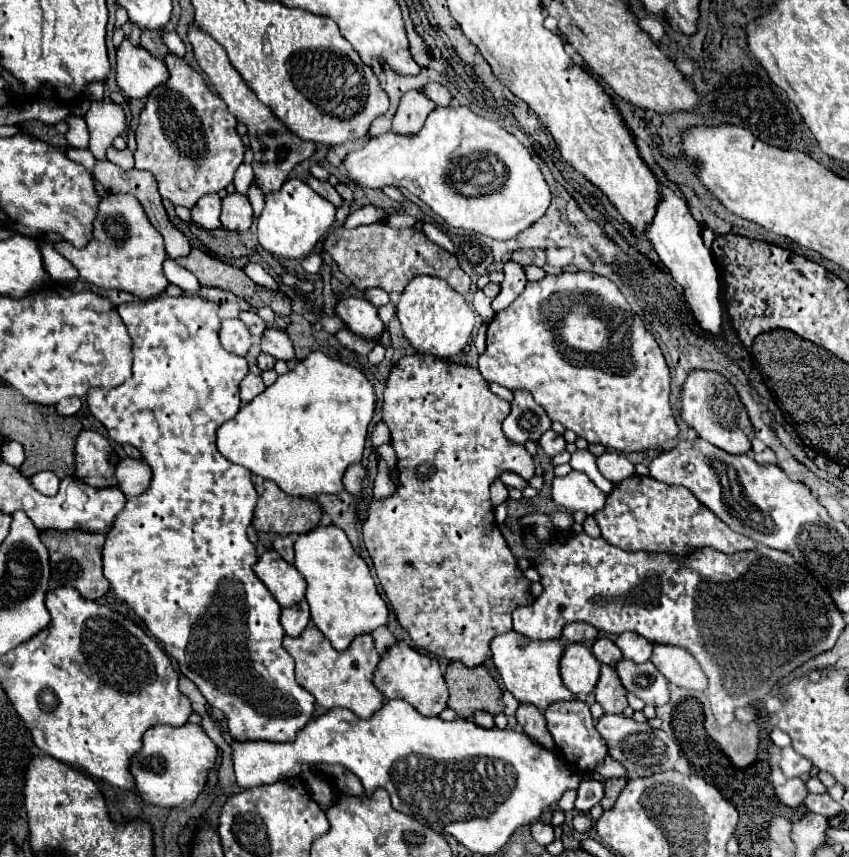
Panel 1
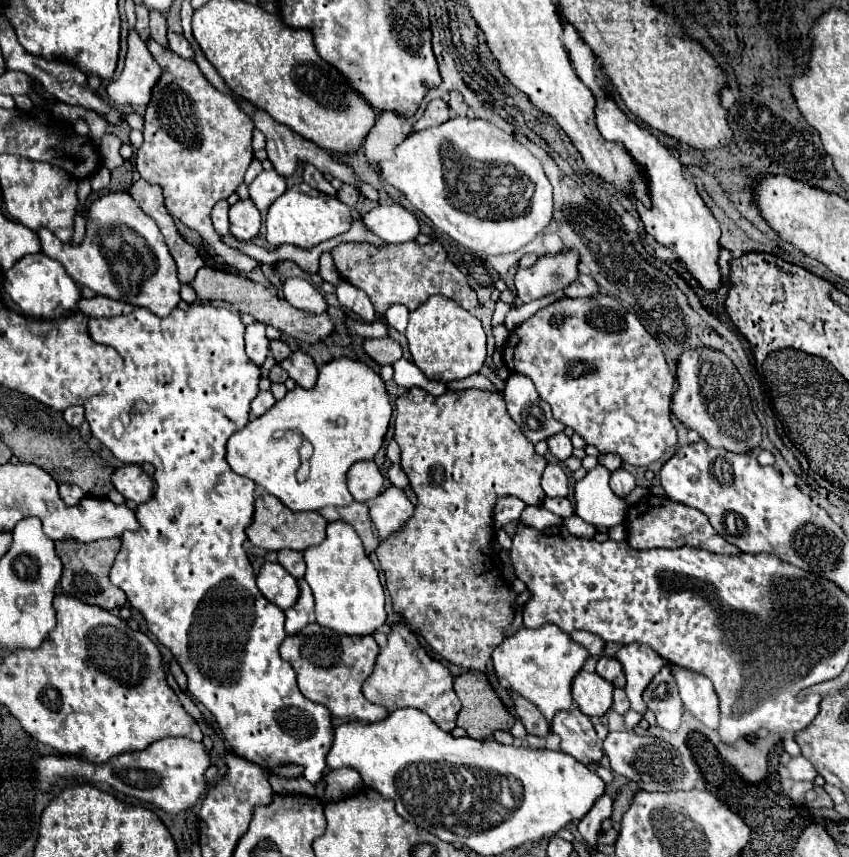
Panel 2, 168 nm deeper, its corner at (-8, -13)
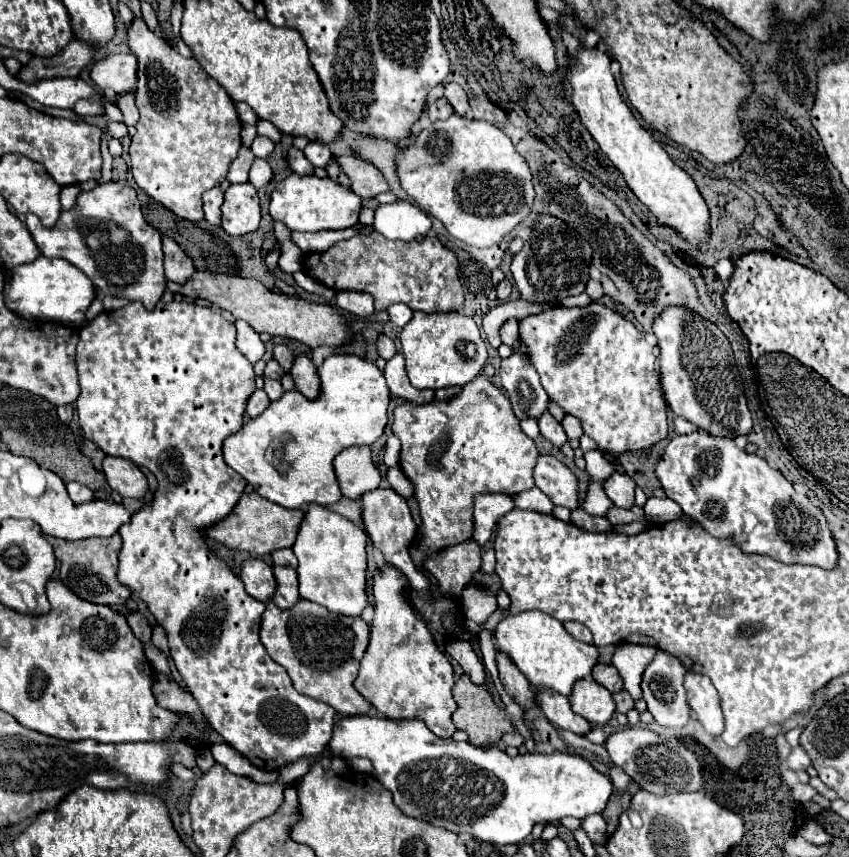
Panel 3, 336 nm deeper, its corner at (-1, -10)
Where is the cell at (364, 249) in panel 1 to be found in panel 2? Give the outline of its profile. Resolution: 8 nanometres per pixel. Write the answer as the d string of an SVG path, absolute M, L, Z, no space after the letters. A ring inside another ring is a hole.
M408 241L384 247L376 247L372 243L340 243L330 253L342 279L362 289L370 297L378 315L384 315L386 309L396 303L402 303L410 311L414 311L420 303L436 293L458 301L466 311L474 311L474 307L478 305L474 289L468 285L462 271L448 259L448 253L438 241L432 241L428 245Z

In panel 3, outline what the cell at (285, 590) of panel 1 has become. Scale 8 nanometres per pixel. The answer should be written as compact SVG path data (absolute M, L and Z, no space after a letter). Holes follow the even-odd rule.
M247 558L241 564L241 580L245 584L245 590L261 602L267 602L273 598L273 592L277 588L273 568L265 564L261 558Z

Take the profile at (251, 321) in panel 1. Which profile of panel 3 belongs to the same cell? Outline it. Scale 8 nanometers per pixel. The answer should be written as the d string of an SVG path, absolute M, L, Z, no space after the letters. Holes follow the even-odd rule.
M275 346L275 350L273 350L273 358L281 364L281 368L285 370L285 372L289 372L291 370L291 366L293 366L293 360L295 360L295 356L293 356L293 352L287 348L287 346Z

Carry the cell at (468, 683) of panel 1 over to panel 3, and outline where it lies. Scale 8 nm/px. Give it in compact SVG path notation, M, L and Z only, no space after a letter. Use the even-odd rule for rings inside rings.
M463 674L457 682L455 682L455 688L453 688L453 698L457 702L457 710L453 712L453 724L459 728L459 730L465 730L469 734L469 742L473 746L479 746L479 748L489 748L489 746L497 746L497 742L501 740L503 734L507 732L515 732L515 726L511 724L511 720L507 718L507 714L493 702L491 694L481 688L481 686L475 686L467 674Z

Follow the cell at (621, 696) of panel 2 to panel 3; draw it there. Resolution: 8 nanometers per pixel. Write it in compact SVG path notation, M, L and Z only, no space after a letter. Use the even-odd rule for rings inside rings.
M627 690L613 694L613 700L615 700L615 704L617 704L617 712L627 714L629 710L633 710L633 708L635 708L635 700L629 696L629 692L627 692Z

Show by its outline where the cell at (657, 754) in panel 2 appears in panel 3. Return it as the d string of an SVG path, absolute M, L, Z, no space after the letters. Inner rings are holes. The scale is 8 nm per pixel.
M633 726L613 734L605 746L611 760L651 794L665 796L675 792L697 792L703 788L703 776L697 756L677 740L663 740L659 734L647 728Z

